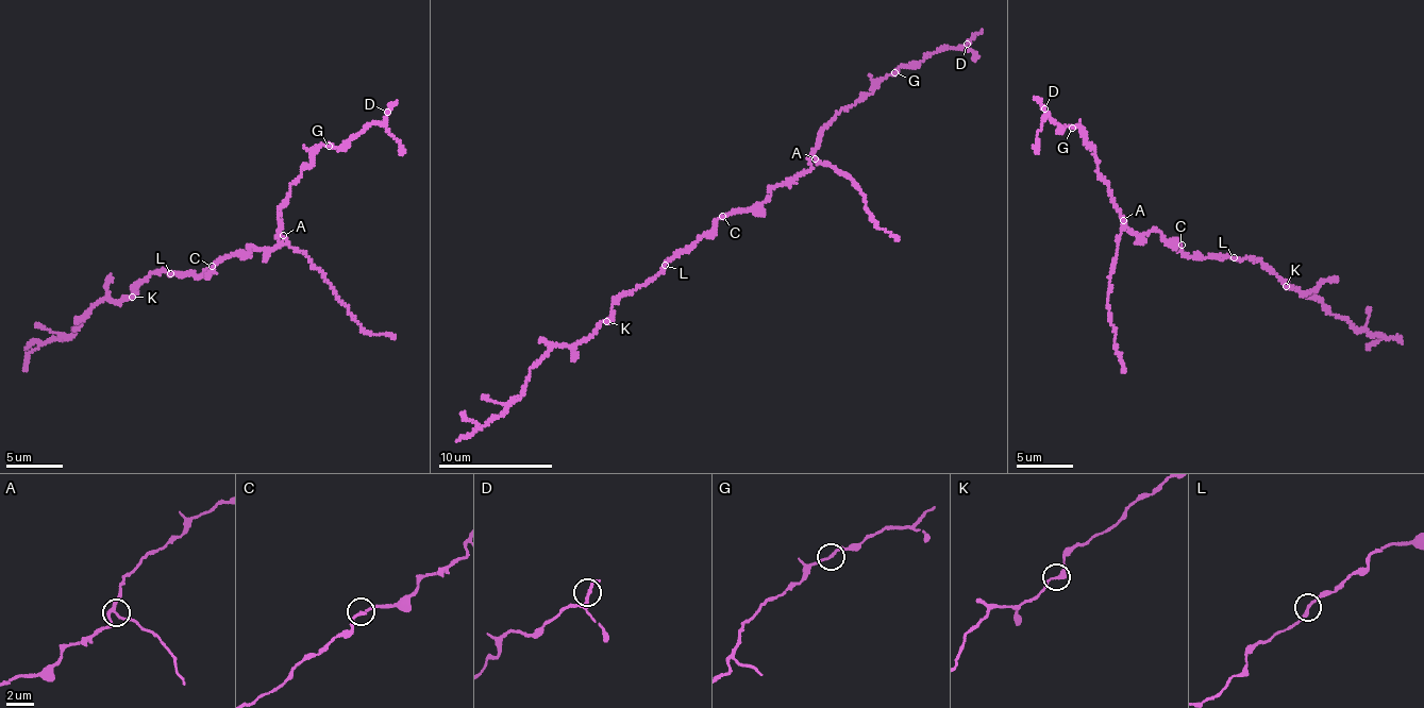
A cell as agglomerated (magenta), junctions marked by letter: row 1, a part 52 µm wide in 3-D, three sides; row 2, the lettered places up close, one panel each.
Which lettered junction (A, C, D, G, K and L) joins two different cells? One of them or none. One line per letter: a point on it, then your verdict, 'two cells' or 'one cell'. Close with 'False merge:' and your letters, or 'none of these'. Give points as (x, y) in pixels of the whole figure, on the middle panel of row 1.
A: (815, 158) | two cells
C: (722, 216) | one cell
D: (967, 44) | one cell
G: (894, 72) | one cell
K: (606, 321) | one cell
L: (665, 265) | one cell
False merge: A

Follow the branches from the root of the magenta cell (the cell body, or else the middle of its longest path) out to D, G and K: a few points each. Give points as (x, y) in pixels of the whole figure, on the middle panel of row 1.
D: (724, 216), (756, 209), (780, 184), (807, 170), (820, 134), (841, 107), (863, 101), (901, 67), (967, 44)
G: (724, 216), (756, 209), (780, 184), (791, 183), (807, 170), (820, 134), (837, 113), (863, 101), (894, 72)
K: (724, 216), (717, 219), (709, 233), (704, 233), (686, 246), (652, 279), (625, 293), (612, 307), (606, 321)

